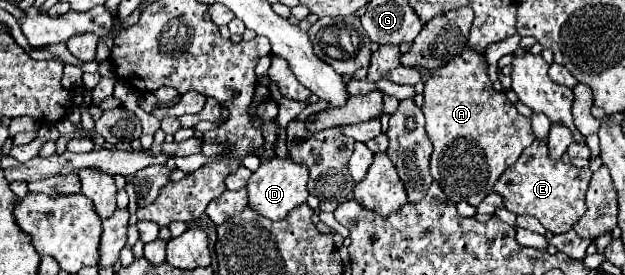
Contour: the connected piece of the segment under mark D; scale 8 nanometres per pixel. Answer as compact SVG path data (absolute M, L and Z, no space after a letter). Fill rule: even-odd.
M273 157L273 159L263 159L259 169L253 171L251 181L247 183L247 191L249 191L249 205L263 217L269 217L273 221L285 219L285 215L299 207L301 203L307 201L307 179L309 179L309 171L305 163L295 163L293 159L285 157Z

